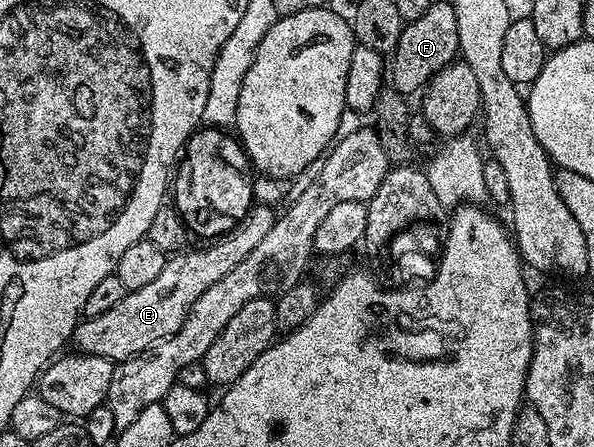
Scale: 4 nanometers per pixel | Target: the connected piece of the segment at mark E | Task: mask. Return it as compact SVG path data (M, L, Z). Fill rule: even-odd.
M253 206L226 235L214 239L208 245L210 248L197 248L194 252L182 250L170 255L159 278L154 278L140 290L126 292L123 302L111 306L111 310L82 319L78 323L71 337L72 343L77 343L76 351L120 362L130 360L135 354L147 350L147 346L157 340L175 334L179 326L183 326L199 294L215 286L215 282L219 282L223 274L228 274L233 267L239 266L239 262L243 262L243 258L247 258L247 254L251 254L251 250L259 246L259 241L266 236L267 230L271 230L274 219L272 207Z

